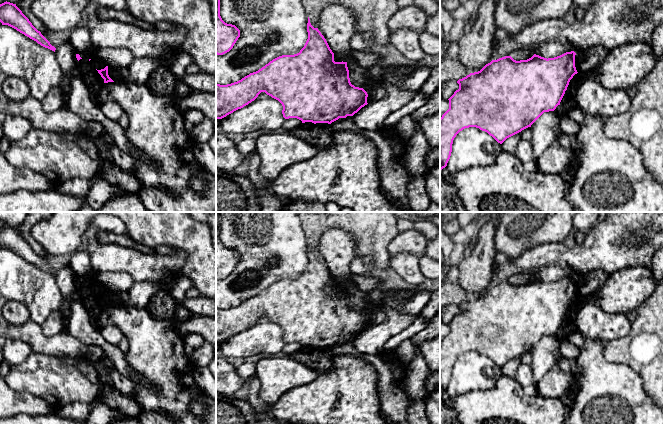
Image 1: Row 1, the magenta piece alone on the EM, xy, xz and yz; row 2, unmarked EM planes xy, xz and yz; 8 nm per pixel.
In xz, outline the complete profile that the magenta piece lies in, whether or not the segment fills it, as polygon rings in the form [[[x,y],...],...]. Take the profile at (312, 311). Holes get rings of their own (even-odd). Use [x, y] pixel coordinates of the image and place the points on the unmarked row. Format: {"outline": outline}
{"outline": [[[309,241],[307,256],[308,263],[299,277],[279,280],[237,306],[216,308],[216,343],[222,343],[248,329],[261,316],[282,328],[285,343],[297,342],[302,347],[331,348],[339,342],[353,340],[367,329],[367,316],[351,308],[347,286],[334,285],[334,277],[318,252],[311,249]]]}

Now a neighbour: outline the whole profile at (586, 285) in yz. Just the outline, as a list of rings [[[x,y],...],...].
[[[593,270],[583,275],[576,276],[575,291],[579,299],[585,300],[592,297],[602,288],[609,274],[602,270]]]

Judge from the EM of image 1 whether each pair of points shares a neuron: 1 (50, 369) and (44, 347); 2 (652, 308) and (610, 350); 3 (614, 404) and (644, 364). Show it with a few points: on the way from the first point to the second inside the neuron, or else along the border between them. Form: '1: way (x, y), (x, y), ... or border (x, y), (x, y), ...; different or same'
1: border (34, 351), (67, 355), (69, 357); different
2: way (647, 320), (622, 345); same
3: border (616, 362), (629, 365), (639, 375), (647, 393); different

